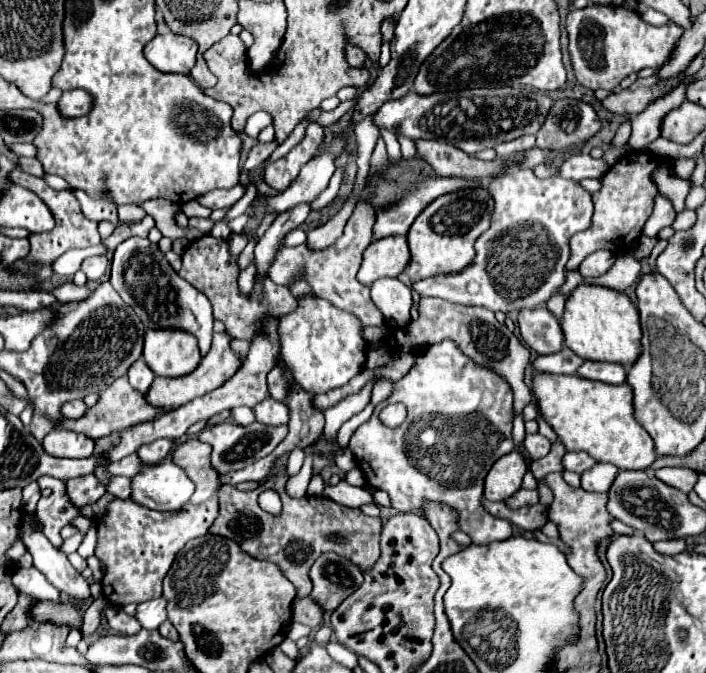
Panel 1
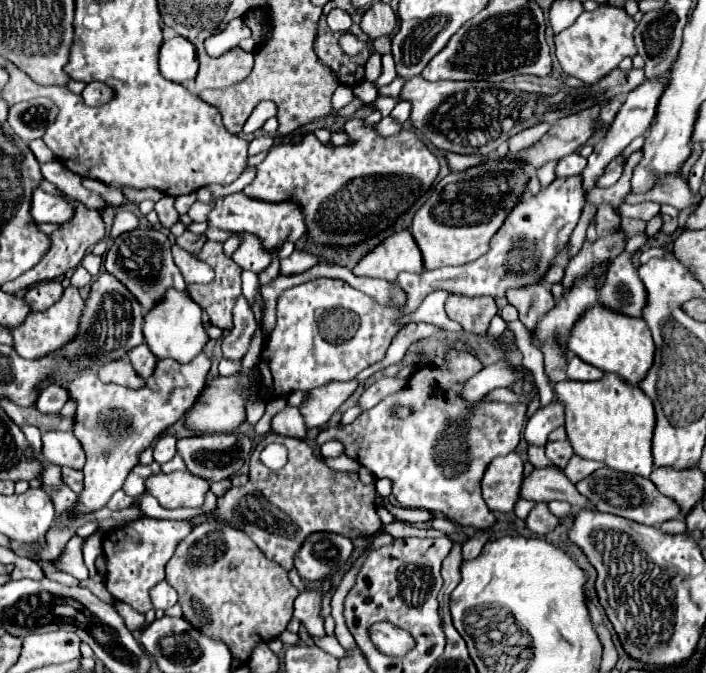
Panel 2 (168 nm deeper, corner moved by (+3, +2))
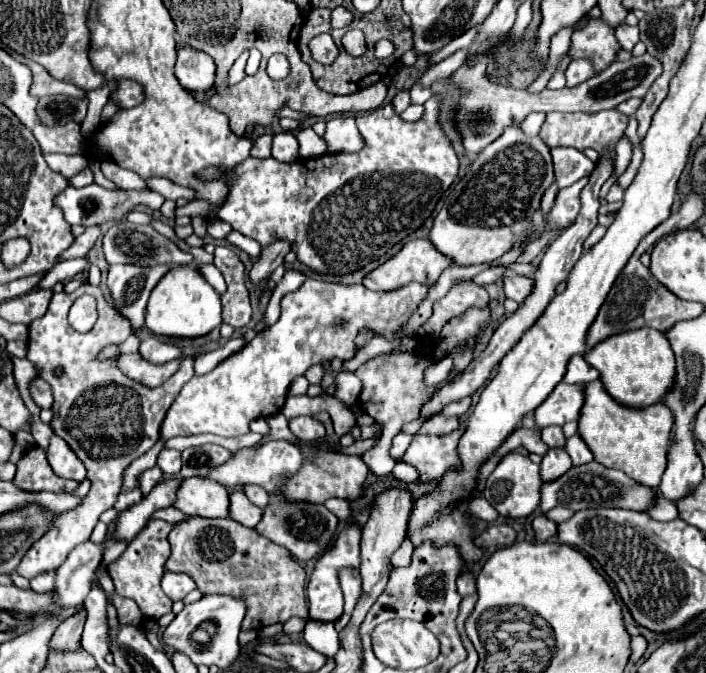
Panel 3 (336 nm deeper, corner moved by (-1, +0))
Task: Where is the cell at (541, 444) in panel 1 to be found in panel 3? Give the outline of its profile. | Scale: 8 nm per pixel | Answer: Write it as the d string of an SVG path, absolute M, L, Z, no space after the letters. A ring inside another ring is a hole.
M560 382L550 396L536 408L536 424L542 430L552 424L566 424L570 420L578 420L580 408L584 404L584 386L580 384L564 384Z

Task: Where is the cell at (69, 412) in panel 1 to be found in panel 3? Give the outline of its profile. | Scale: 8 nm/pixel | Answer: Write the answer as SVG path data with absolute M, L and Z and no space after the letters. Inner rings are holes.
M34 378L32 382L30 382L30 396L32 396L32 400L40 406L40 408L50 408L52 406L52 388L44 382L44 380L40 380L40 378Z

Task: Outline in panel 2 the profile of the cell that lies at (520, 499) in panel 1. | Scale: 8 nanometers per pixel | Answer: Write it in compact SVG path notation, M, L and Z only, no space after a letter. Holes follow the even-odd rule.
M536 468L530 476L522 480L520 498L532 500L532 502L566 500L570 502L572 508L596 512L594 504L576 490L576 486L564 476L560 468Z

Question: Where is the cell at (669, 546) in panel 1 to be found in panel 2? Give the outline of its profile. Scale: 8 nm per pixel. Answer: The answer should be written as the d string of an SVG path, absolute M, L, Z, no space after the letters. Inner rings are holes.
M680 518L668 520L668 522L664 522L664 524L660 526L660 530L666 532L666 534L686 534L686 522L680 520Z

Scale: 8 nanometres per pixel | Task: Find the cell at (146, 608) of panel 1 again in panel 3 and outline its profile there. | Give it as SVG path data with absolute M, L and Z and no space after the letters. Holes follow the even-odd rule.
M166 570L162 576L162 590L176 602L176 600L184 600L184 596L196 588L196 582L182 572L170 572Z

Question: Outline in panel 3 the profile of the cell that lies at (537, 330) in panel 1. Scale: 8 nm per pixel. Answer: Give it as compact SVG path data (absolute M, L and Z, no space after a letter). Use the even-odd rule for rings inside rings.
M506 276L504 278L504 294L506 298L512 298L516 302L524 302L528 296L528 290L532 290L532 278L526 276Z

